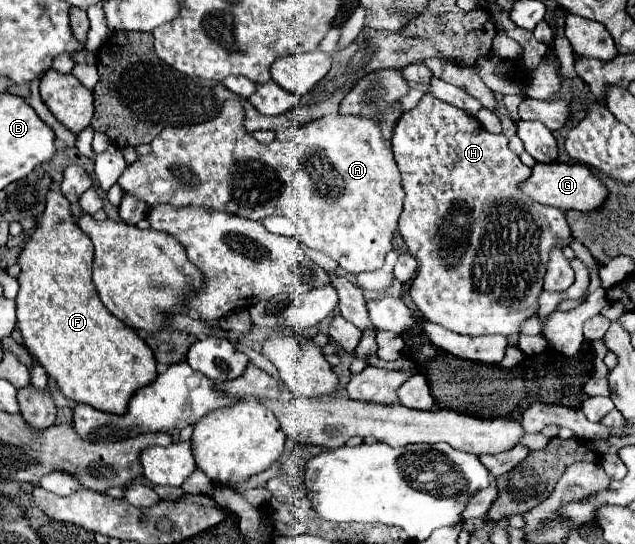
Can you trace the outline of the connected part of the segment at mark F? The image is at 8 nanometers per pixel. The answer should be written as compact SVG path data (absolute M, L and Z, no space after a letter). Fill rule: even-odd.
M59 191L47 193L47 207L43 215L37 217L35 231L25 243L17 263L21 273L19 293L17 293L17 329L21 331L29 353L45 367L47 375L51 375L63 395L77 403L87 403L95 409L107 413L125 413L131 395L157 377L157 363L147 349L147 343L123 321L113 317L107 307L101 303L99 293L91 279L93 269L93 245L91 239L81 231L75 223L69 201Z

